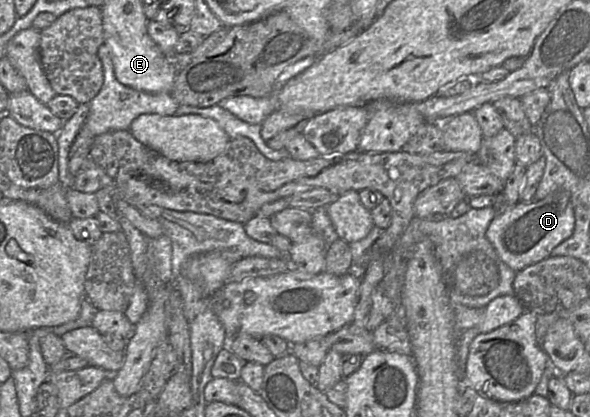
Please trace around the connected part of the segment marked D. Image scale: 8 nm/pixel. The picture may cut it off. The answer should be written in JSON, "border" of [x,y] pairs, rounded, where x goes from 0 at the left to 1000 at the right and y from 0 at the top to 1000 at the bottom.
{"border":[[[947,453],[917,480],[880,482],[859,494],[834,528],[824,568],[849,624],[869,647],[880,650],[932,614],[934,602],[969,561],[973,535],[966,460]]]}

